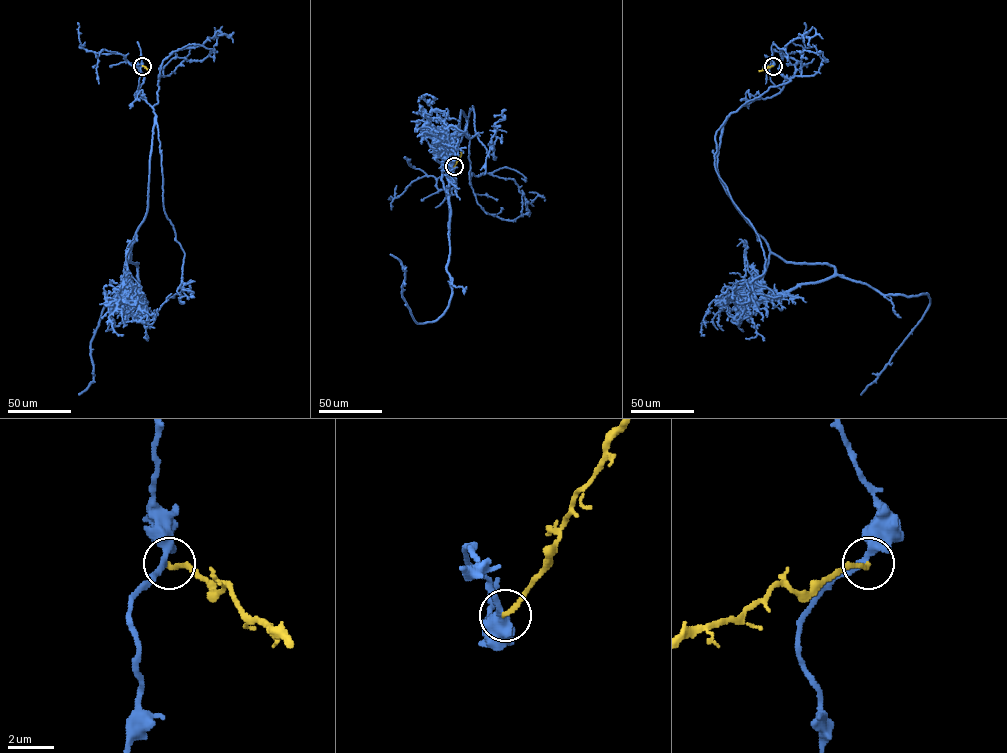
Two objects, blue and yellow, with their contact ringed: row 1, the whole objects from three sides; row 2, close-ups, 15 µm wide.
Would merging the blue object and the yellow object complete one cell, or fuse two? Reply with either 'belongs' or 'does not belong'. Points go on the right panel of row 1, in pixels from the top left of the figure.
does not belong

